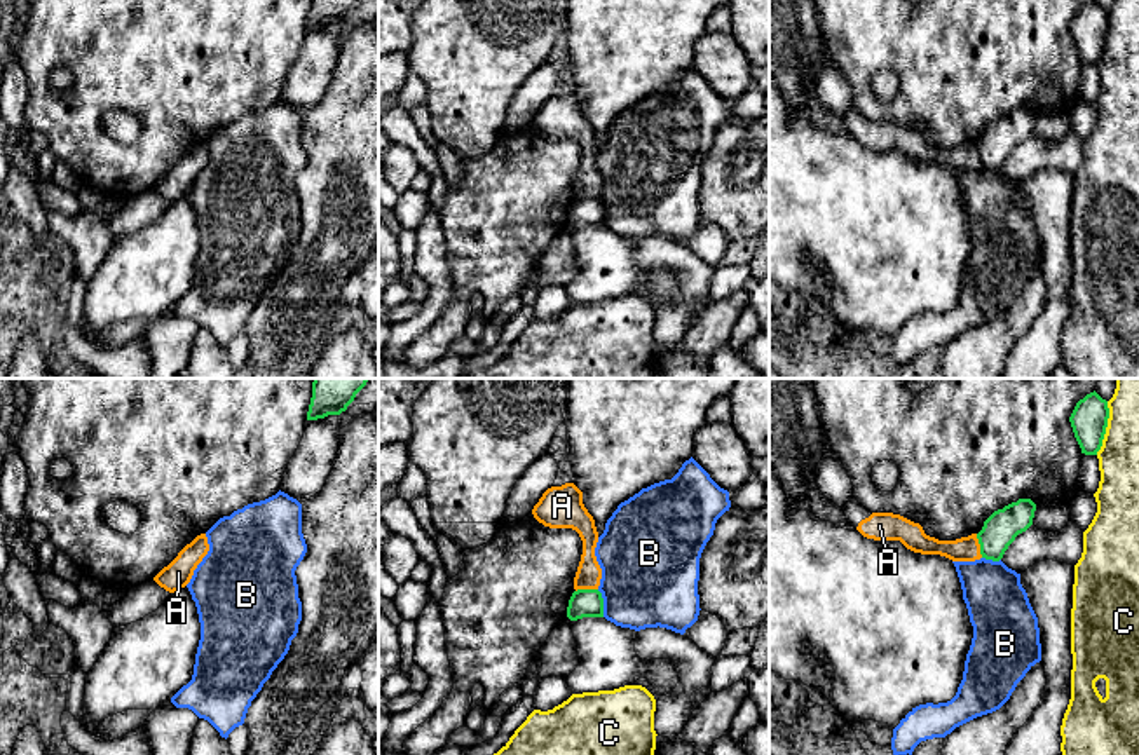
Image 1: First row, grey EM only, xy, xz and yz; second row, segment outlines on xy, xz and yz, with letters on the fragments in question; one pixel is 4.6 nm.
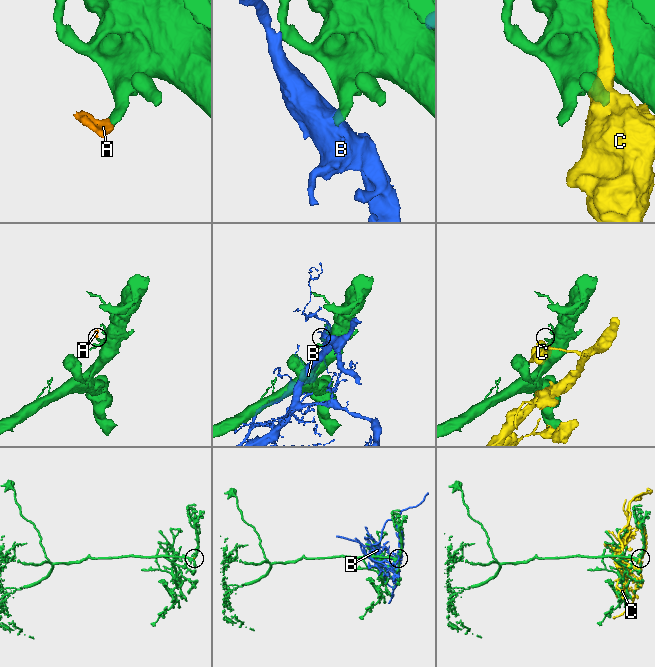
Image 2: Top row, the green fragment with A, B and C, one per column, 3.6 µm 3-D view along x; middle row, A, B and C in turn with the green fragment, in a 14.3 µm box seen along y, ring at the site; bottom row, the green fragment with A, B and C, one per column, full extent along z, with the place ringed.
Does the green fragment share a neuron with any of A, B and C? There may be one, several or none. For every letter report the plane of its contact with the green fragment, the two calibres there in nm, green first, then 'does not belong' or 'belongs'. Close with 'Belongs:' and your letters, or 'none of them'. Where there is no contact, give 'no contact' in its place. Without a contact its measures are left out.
A: contact in yz; calibres 160 and 110 nm; does not belong
B: contact in xz; calibres 130 and 440 nm; does not belong
C: contact in yz; calibres 170 and 190 nm; does not belong
Belongs: none of them

